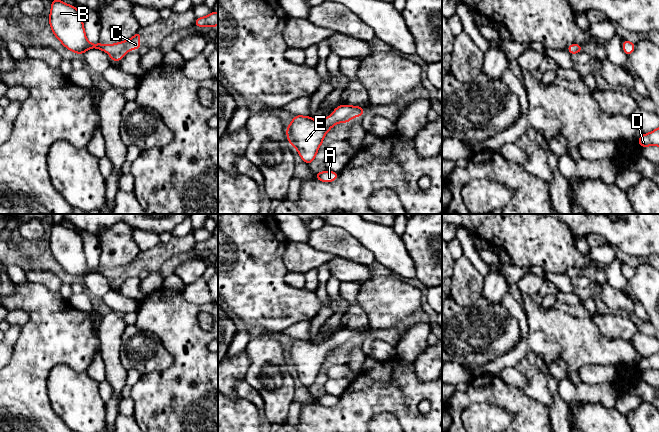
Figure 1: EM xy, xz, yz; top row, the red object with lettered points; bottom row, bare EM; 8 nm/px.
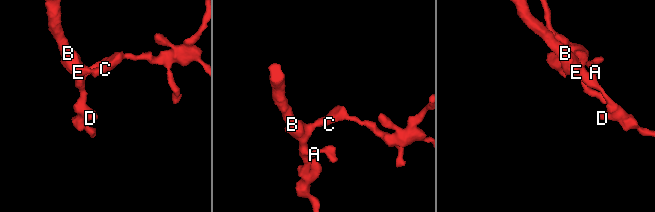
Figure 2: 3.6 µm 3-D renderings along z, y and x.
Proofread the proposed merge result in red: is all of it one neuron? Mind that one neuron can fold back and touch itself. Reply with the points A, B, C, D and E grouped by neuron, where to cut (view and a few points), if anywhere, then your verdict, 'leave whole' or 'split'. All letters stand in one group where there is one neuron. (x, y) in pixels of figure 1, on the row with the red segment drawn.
groups A B C D E; cut none; leave whole

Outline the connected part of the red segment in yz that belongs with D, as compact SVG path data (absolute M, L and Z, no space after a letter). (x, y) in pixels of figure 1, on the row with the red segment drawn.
M659 127L650 133L642 134L638 139L638 143L642 148L646 146L659 146Z

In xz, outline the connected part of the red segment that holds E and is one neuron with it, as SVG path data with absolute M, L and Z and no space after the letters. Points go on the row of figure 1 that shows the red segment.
M343 104L335 108L332 114L321 120L314 120L311 116L300 116L296 115L291 121L290 125L286 128L287 139L291 146L297 149L300 154L300 158L310 165L310 163L315 159L319 147L323 143L323 139L326 133L336 124L336 123L347 123L354 117L363 116L364 108L360 106L350 106Z

